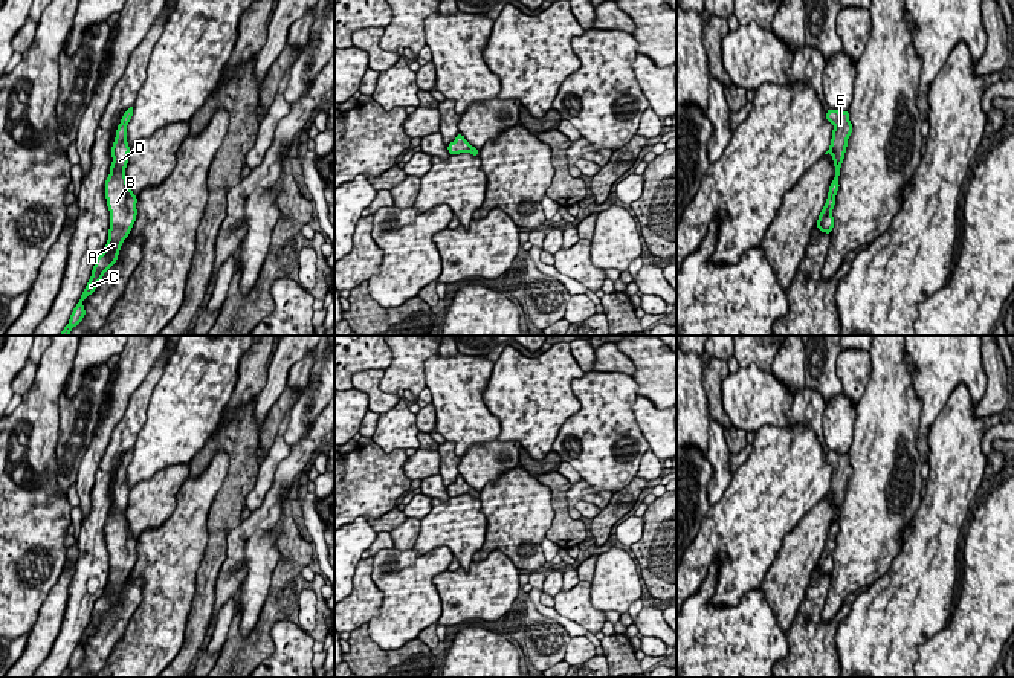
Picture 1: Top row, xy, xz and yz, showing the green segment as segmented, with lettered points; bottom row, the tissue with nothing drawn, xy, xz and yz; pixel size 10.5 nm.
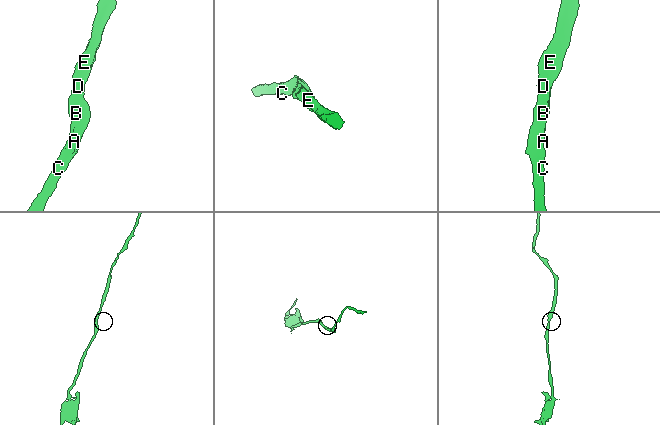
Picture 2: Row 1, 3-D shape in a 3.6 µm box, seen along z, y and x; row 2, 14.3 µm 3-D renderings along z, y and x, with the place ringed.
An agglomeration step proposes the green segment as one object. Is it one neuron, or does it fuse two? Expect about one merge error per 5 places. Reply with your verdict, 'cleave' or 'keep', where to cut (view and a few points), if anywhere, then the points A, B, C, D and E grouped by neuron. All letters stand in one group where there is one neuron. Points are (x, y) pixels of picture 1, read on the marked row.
keep; cut none; groups A B C D E

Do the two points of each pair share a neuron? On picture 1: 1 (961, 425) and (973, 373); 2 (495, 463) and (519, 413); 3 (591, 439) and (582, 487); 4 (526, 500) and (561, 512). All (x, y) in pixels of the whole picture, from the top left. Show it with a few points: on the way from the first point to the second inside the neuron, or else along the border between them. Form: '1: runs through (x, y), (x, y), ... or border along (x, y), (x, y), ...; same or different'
1: border along (962, 382), (939, 413); different
2: border along (497, 439), (518, 442), (521, 446); different
3: border along (582, 478), (599, 490), (613, 492); different
4: border along (538, 478), (552, 497), (553, 521), (547, 535); different

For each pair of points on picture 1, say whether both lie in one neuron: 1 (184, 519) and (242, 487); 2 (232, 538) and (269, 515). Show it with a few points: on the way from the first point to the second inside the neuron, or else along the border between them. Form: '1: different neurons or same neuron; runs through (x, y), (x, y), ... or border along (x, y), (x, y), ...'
1: different neurons; border along (226, 474), (208, 512), (206, 541)
2: same neuron; runs through (242, 533), (260, 521)

